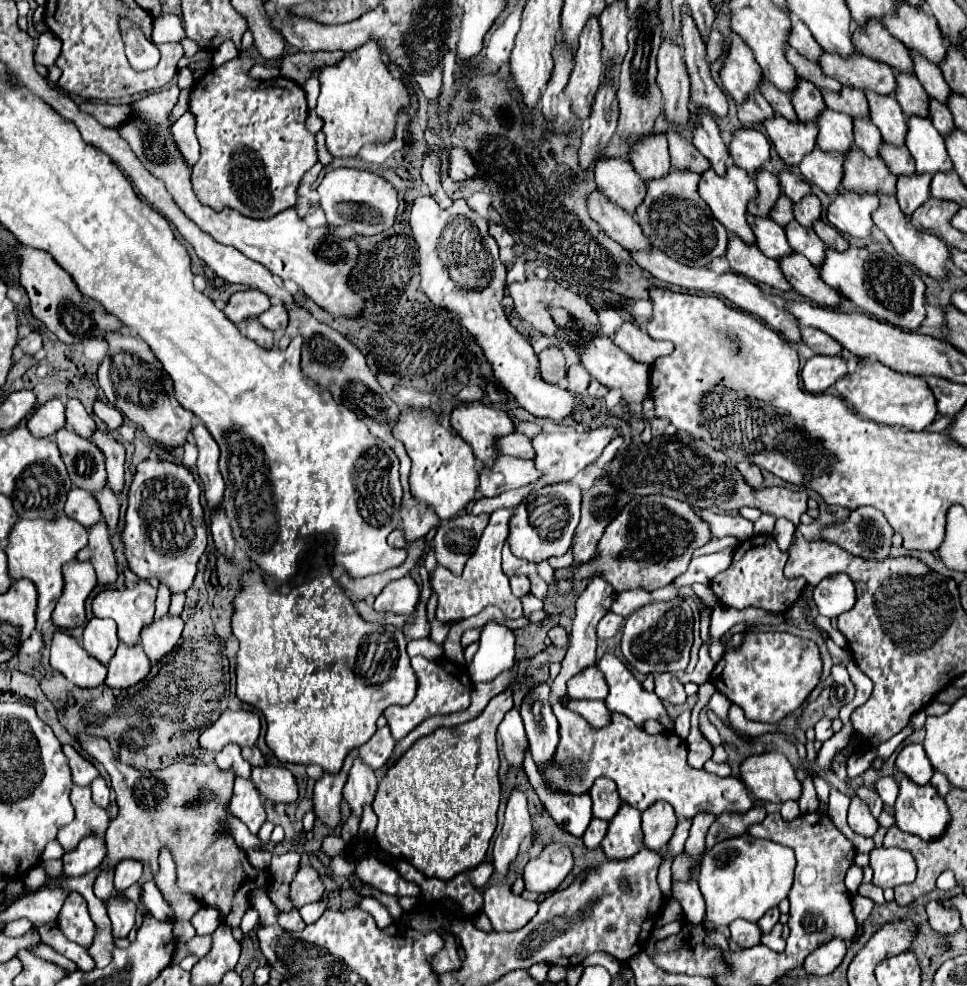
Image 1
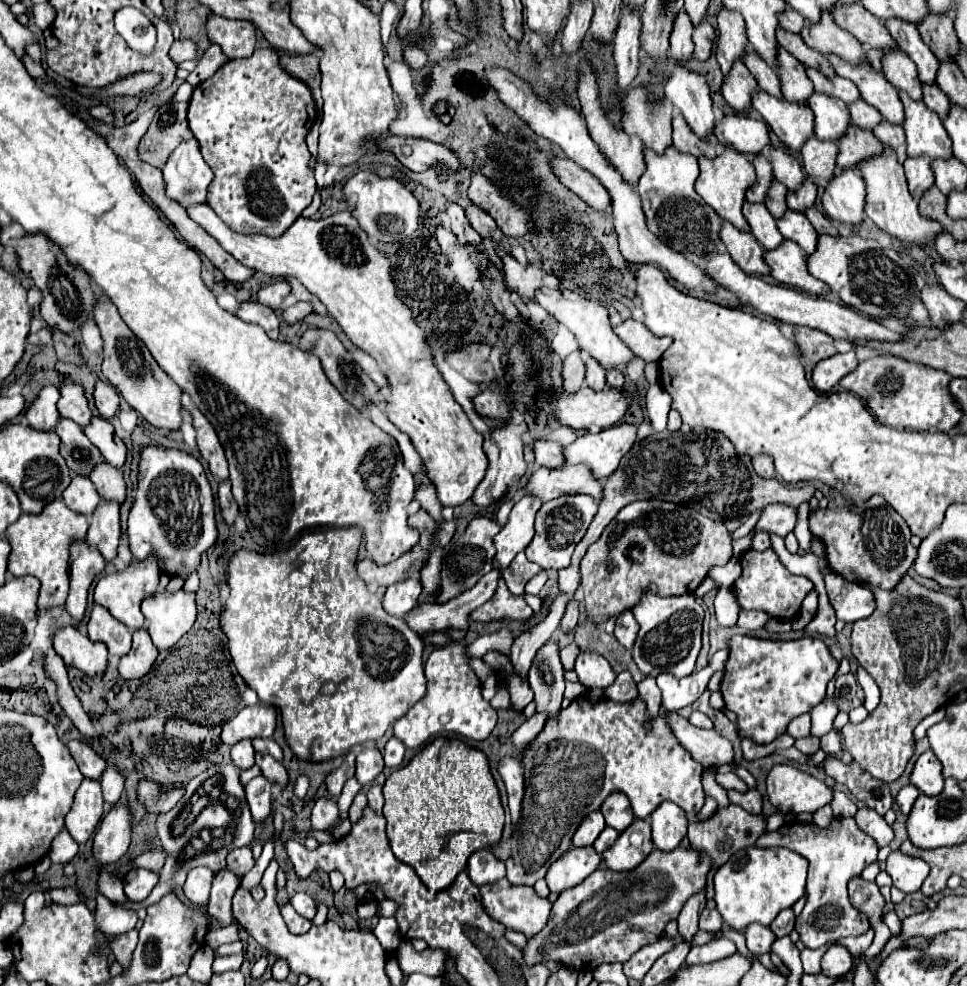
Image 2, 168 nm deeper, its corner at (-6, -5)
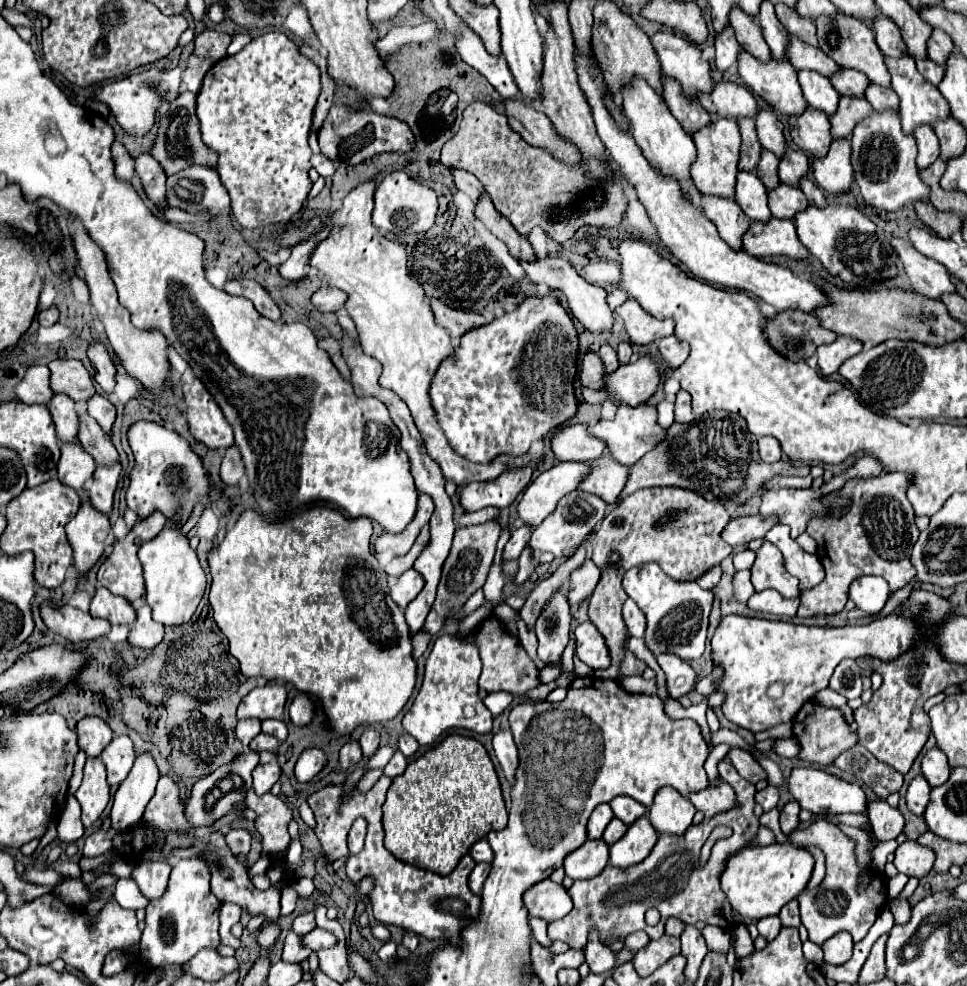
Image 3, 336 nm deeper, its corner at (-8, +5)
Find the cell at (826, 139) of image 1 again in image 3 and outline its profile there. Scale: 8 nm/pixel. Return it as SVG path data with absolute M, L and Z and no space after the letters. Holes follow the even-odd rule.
M800 69L798 71L798 83L800 83L804 97L806 97L810 107L820 109L826 115L832 115L836 111L840 95L836 93L836 89L832 87L828 77L824 77L816 71L810 71L810 69Z

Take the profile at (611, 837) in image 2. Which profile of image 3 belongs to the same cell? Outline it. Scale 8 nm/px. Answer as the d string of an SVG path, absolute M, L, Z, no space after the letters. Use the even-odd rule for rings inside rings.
M612 819L610 821L610 825L606 827L606 831L604 831L604 841L608 843L608 845L612 845L612 843L616 843L618 839L622 839L624 837L624 833L626 833L626 825L620 821L620 819Z

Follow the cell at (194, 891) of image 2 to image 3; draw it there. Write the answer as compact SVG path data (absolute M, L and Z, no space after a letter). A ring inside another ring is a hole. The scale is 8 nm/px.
M180 859L170 875L166 893L146 907L146 929L142 933L142 959L156 967L162 963L186 963L204 947L218 947L220 901L210 891L210 871L204 861Z

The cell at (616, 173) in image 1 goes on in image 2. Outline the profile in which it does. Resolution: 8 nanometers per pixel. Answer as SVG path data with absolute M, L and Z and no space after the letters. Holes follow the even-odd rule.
M582 61L580 65L580 83L578 83L578 97L580 97L580 103L582 103L582 115L588 123L588 131L590 131L590 137L598 143L602 155L610 161L610 165L622 175L622 179L626 183L630 183L632 187L636 187L636 181L644 175L646 171L646 161L644 161L644 145L638 137L628 137L624 131L616 131L610 121L606 119L606 113L600 109L600 103L598 103L598 87L596 87L596 79L592 75L592 69L590 69L590 63L588 61Z

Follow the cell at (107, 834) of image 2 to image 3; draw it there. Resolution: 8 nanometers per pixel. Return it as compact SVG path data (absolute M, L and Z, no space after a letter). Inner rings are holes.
M140 753L134 761L130 775L120 783L112 805L112 827L134 827L154 795L158 783L158 767L152 753Z

